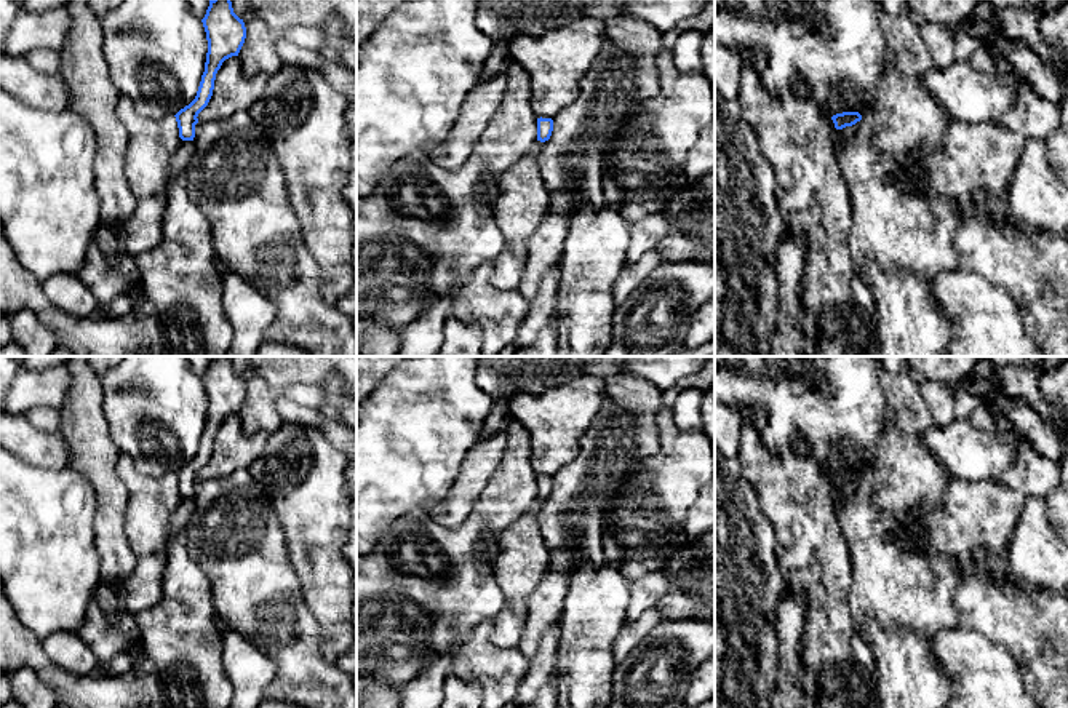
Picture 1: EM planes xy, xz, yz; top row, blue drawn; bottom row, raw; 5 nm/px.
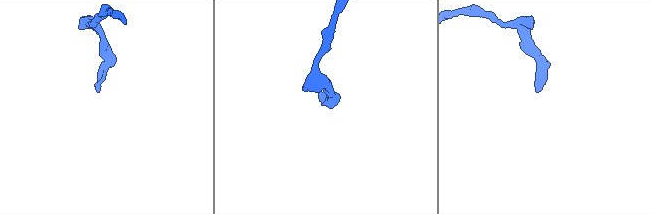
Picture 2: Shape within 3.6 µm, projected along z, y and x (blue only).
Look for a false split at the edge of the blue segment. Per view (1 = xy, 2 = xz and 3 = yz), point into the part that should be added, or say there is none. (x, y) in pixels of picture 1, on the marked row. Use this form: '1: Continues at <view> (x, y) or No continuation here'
1: No continuation here
2: No continuation here
3: No continuation here

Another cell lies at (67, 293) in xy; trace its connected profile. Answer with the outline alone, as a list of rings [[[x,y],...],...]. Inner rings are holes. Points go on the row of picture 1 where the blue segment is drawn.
[[[54,275],[42,283],[50,302],[69,315],[99,316],[99,302],[77,275]]]

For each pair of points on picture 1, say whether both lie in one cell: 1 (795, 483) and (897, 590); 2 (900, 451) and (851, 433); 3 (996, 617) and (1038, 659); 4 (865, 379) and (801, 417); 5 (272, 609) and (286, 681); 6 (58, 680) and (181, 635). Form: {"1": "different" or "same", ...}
{"1": "different", "2": "different", "3": "same", "4": "same", "5": "same", "6": "same"}

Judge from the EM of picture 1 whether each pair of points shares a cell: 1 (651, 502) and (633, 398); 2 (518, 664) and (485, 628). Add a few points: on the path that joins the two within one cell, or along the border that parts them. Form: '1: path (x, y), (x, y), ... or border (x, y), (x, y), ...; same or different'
1: border (661, 445), (656, 453), (646, 456), (617, 486); different
2: path (506, 664), (485, 641); same

